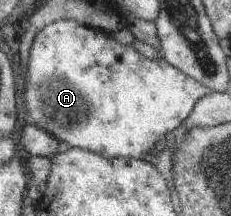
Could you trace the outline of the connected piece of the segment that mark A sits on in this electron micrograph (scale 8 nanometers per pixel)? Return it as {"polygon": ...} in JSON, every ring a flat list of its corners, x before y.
{"polygon":[[74,19,59,20,38,30,26,67,24,102,28,123,43,128,72,148,111,159,153,158,161,150,165,134,182,124,201,96,211,93,164,58,149,59,132,45,122,45,109,33,94,30]]}

